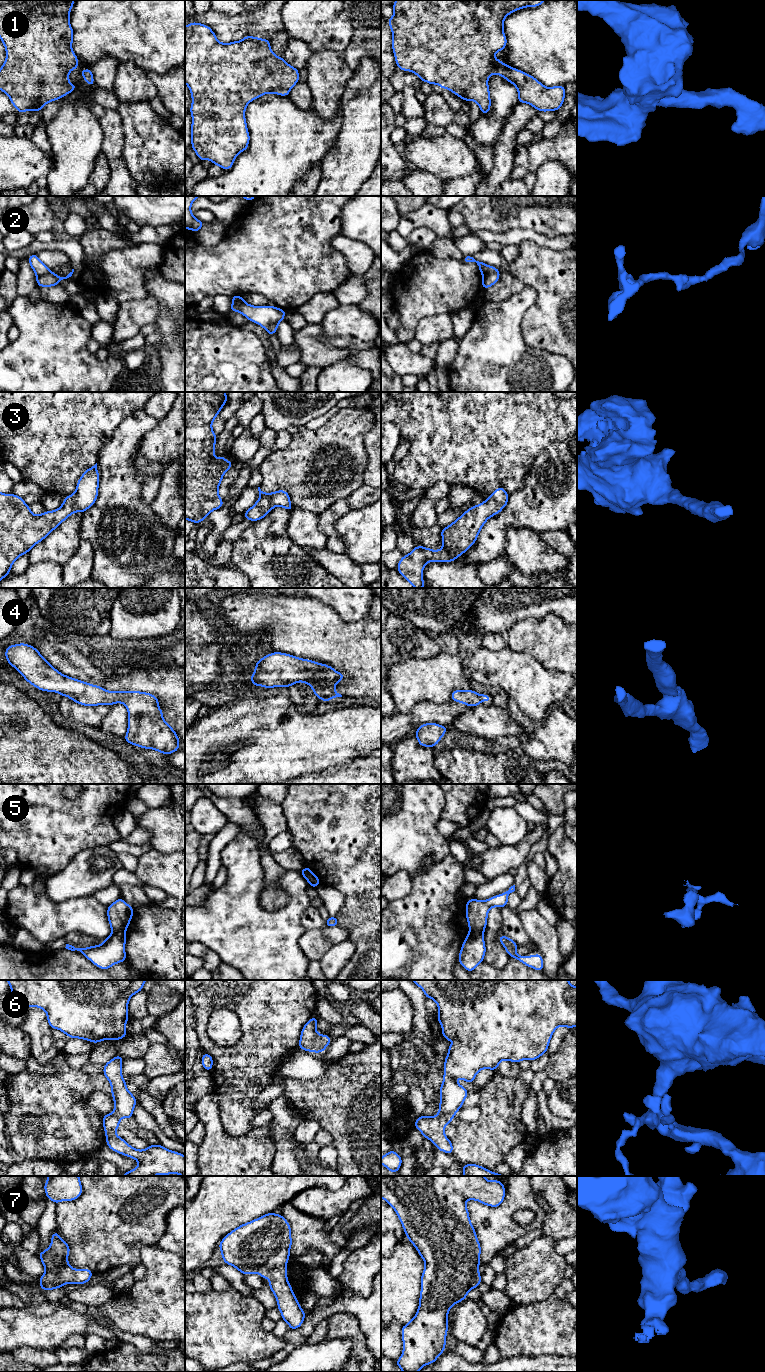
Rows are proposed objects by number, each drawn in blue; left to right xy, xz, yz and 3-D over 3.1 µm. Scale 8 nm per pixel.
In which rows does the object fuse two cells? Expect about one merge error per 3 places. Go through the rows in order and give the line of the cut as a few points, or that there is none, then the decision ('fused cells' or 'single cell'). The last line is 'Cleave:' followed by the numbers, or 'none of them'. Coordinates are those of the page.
1: cut none; single cell
2: cut yz (499, 270), (483, 275); fused cells
3: cut none; single cell
4: cut none; single cell
5: cut yz (483, 930), (470, 932); fused cells
6: cut xz (319, 1035), (314, 1051); fused cells
7: cut none; single cell
Cleave: 2, 5, 6

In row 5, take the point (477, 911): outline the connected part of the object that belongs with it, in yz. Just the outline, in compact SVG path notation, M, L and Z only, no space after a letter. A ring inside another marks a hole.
M515 885L504 893L492 896L489 899L476 900L474 897L466 902L466 919L470 932L482 932L486 929L488 912L492 907L500 909L507 906L508 895L515 891Z

